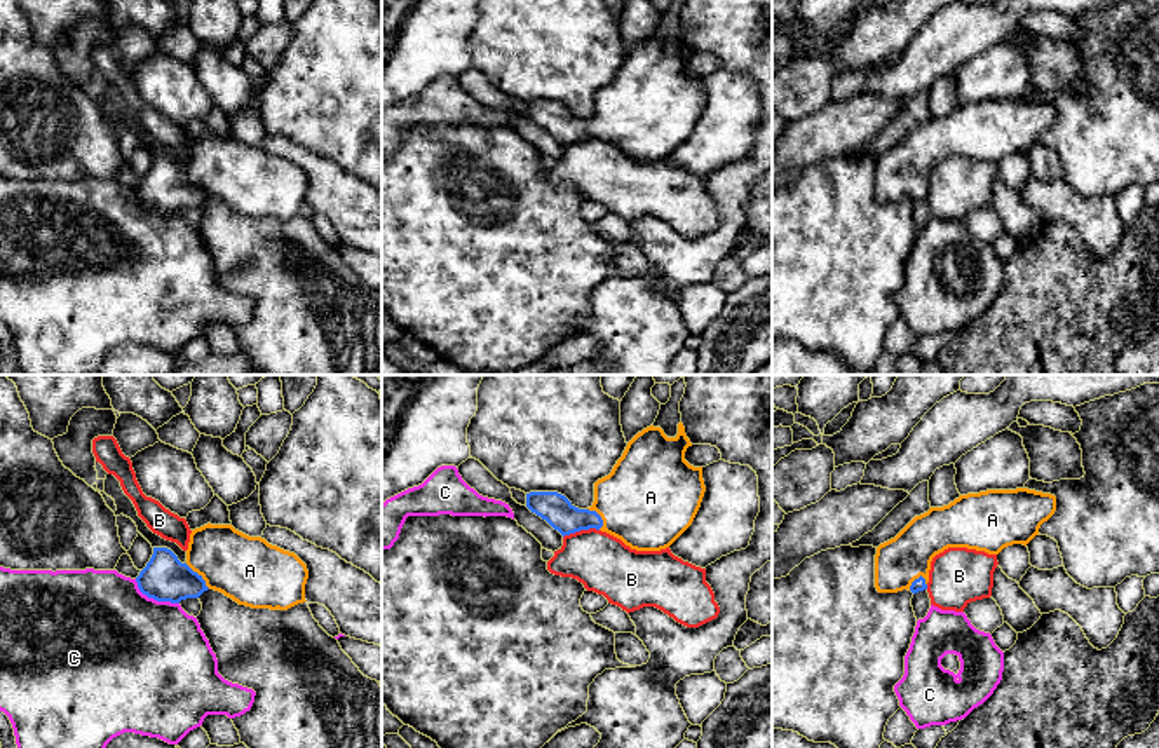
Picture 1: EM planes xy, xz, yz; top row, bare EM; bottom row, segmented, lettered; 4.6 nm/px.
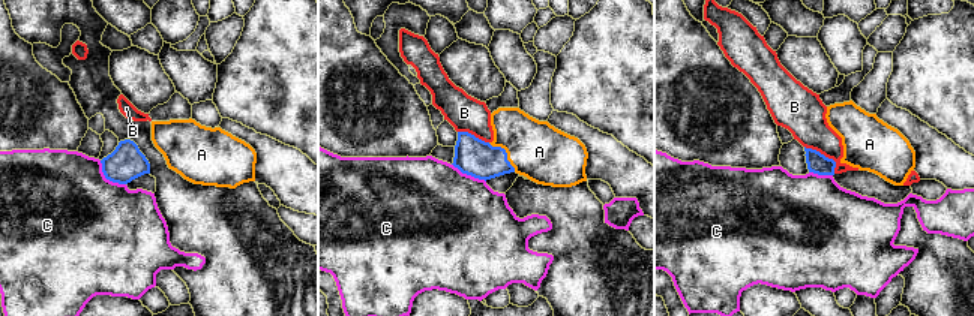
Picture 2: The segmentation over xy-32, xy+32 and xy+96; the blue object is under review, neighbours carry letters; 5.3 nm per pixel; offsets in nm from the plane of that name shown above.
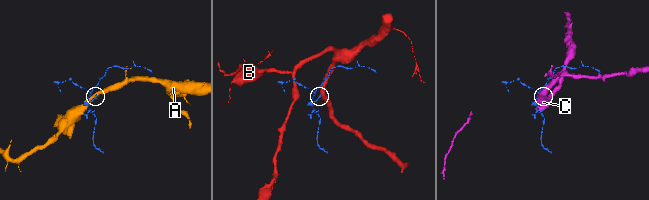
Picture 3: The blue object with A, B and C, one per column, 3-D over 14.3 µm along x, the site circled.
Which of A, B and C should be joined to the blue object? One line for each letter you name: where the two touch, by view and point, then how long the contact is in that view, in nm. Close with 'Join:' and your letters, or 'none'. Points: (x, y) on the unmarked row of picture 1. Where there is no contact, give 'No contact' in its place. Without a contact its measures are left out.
A: Touches blue at xy (199, 185). Shared border 170 nm
Join: A

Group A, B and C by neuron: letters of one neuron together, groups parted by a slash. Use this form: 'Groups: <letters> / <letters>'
Groups: A / B / C

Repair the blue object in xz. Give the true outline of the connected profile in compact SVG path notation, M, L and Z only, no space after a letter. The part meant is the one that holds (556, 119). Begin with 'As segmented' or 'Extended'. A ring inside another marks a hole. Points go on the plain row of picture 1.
Extended. M681 31L674 47L668 47L661 37L650 35L627 52L612 82L594 92L591 117L579 119L558 101L526 103L526 117L563 146L596 138L636 160L666 159L692 134L706 101L702 77L694 77L685 70L688 56L692 52Z

